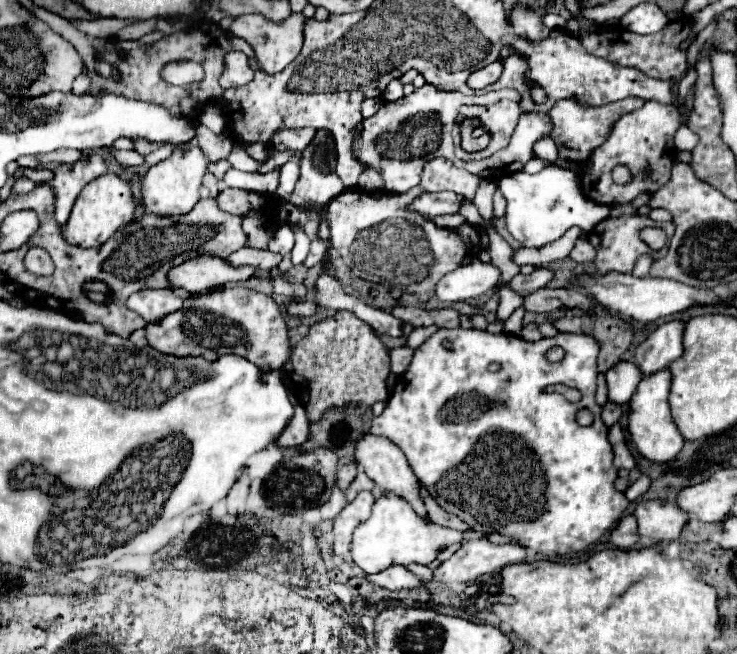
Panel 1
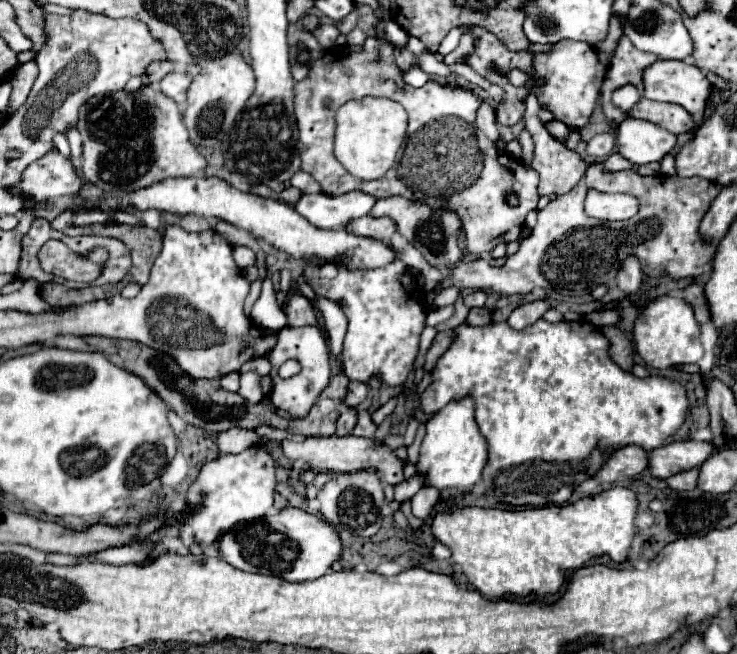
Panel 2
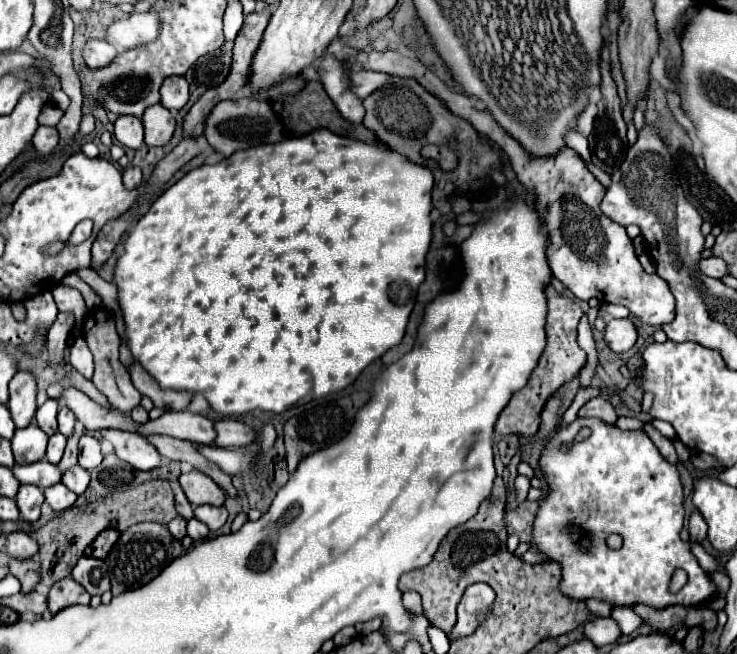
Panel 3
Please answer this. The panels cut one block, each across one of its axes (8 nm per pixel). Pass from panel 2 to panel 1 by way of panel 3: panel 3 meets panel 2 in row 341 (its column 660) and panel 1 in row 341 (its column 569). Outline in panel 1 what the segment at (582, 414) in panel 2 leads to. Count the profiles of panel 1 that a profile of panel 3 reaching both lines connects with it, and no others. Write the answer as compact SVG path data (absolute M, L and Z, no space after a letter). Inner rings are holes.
M442 328L438 330L434 336L430 336L420 348L414 350L414 358L412 364L408 366L408 370L404 374L400 374L400 378L396 380L394 386L394 394L390 396L384 412L380 416L376 416L372 420L372 428L370 434L374 436L384 436L388 438L392 444L396 444L404 456L408 458L410 468L414 470L418 482L428 490L428 494L450 514L456 514L460 520L464 520L472 530L476 532L484 532L484 534L504 534L510 536L516 544L524 546L524 548L532 548L536 552L542 554L570 554L570 552L580 552L586 546L590 546L592 542L596 542L610 526L614 526L624 510L628 508L628 500L624 498L622 492L614 490L614 480L616 480L616 468L612 466L612 446L608 442L608 428L604 426L602 418L600 418L600 406L594 400L596 394L596 378L598 378L598 342L590 336L580 336L580 334L558 334L554 338L542 338L538 342L526 342L522 338L516 338L514 334L490 334L484 330L462 330L462 328ZM448 340L452 342L452 350L446 350L442 346L442 342ZM554 346L564 348L566 356L562 362L548 362L546 360L546 352ZM552 384L564 384L570 388L576 388L582 392L582 400L578 404L568 402L562 394L556 392L546 392L546 386ZM580 408L588 408L594 414L594 424L592 426L578 426L576 424L576 412Z

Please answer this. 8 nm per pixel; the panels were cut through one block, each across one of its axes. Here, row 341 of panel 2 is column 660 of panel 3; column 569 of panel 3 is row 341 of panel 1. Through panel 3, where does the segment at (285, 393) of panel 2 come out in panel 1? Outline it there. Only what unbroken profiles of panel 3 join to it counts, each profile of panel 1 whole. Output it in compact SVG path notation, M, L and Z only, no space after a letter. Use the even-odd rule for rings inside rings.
M232 288L188 298L184 300L182 310L168 314L156 324L146 324L144 330L152 348L172 356L204 356L216 360L218 354L238 354L266 370L284 366L290 354L290 340L280 304L266 294L248 288Z

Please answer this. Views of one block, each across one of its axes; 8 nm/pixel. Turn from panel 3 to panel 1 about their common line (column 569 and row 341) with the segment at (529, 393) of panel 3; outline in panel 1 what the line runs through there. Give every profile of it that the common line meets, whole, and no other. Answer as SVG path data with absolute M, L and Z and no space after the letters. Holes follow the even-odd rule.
M338 310L336 316L326 318L310 326L304 340L300 340L290 350L290 378L300 404L306 410L308 422L318 422L328 410L344 408L346 404L366 404L372 406L378 400L386 400L386 378L390 374L390 350L374 334L372 326L354 316L348 310Z

